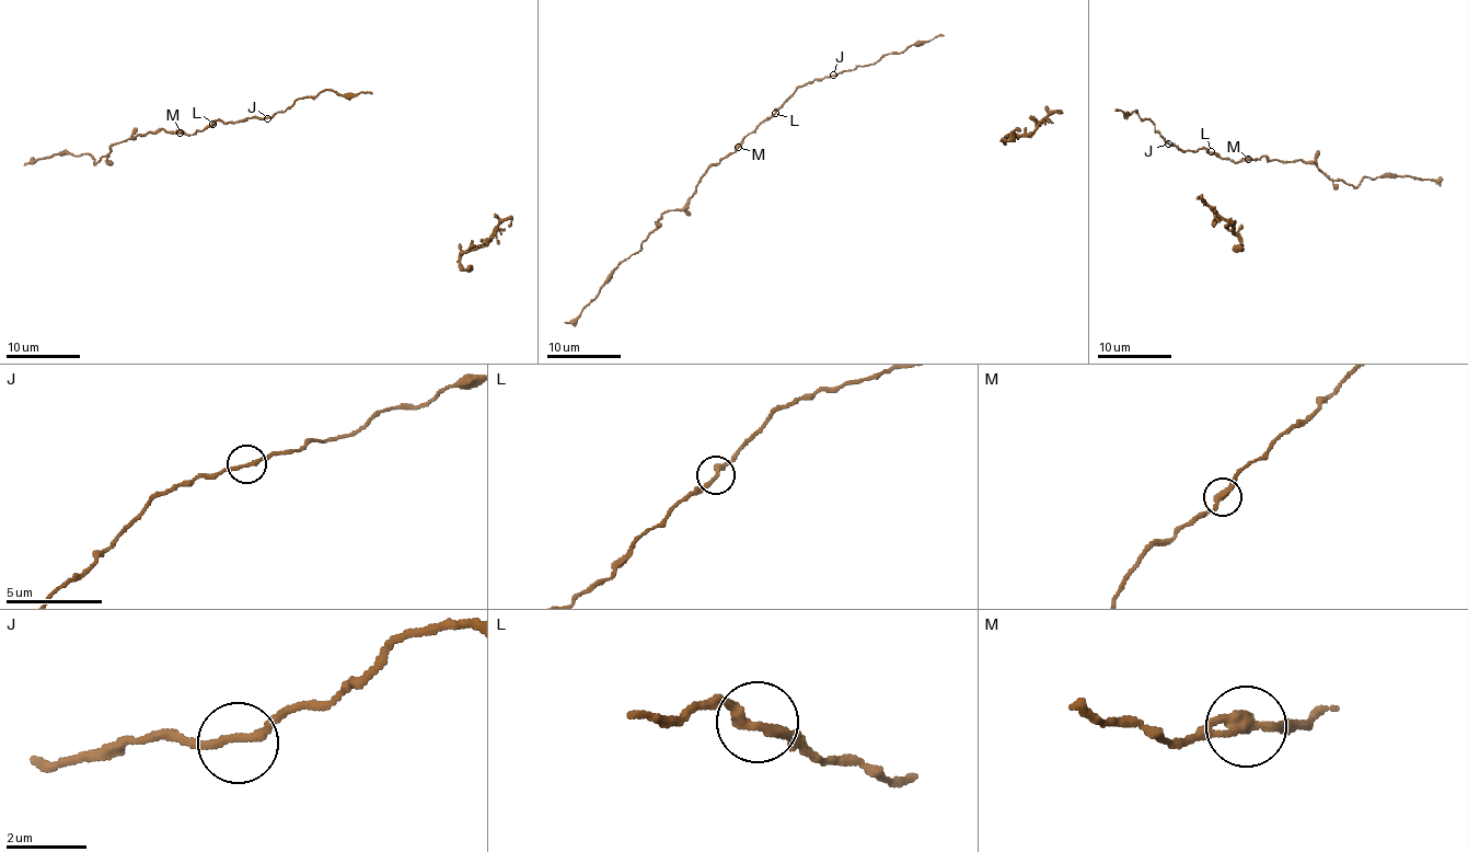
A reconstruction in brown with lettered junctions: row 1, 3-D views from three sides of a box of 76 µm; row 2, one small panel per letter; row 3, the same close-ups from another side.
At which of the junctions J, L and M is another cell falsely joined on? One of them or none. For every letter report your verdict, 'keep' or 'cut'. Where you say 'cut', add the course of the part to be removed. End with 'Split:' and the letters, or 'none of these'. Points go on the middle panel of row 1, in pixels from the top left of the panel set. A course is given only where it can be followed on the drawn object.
J: keep
L: keep
M: keep
Split: none of these

